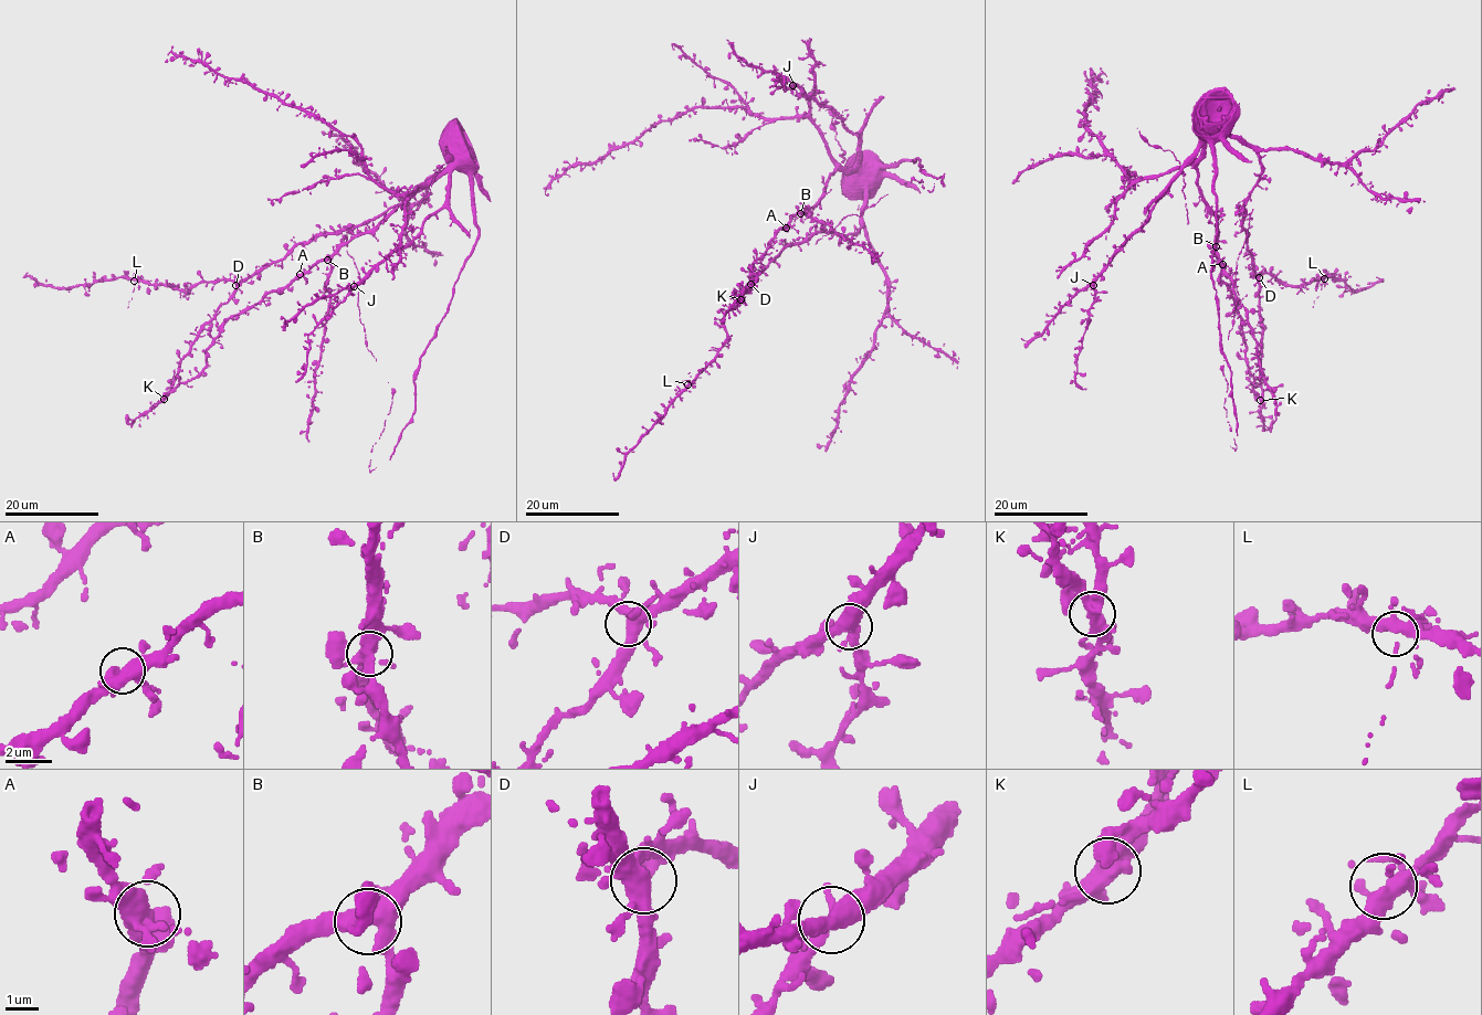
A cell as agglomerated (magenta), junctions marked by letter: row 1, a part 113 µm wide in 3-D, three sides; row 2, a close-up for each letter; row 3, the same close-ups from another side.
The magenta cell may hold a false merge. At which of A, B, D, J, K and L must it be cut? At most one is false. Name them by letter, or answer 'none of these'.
none of these

